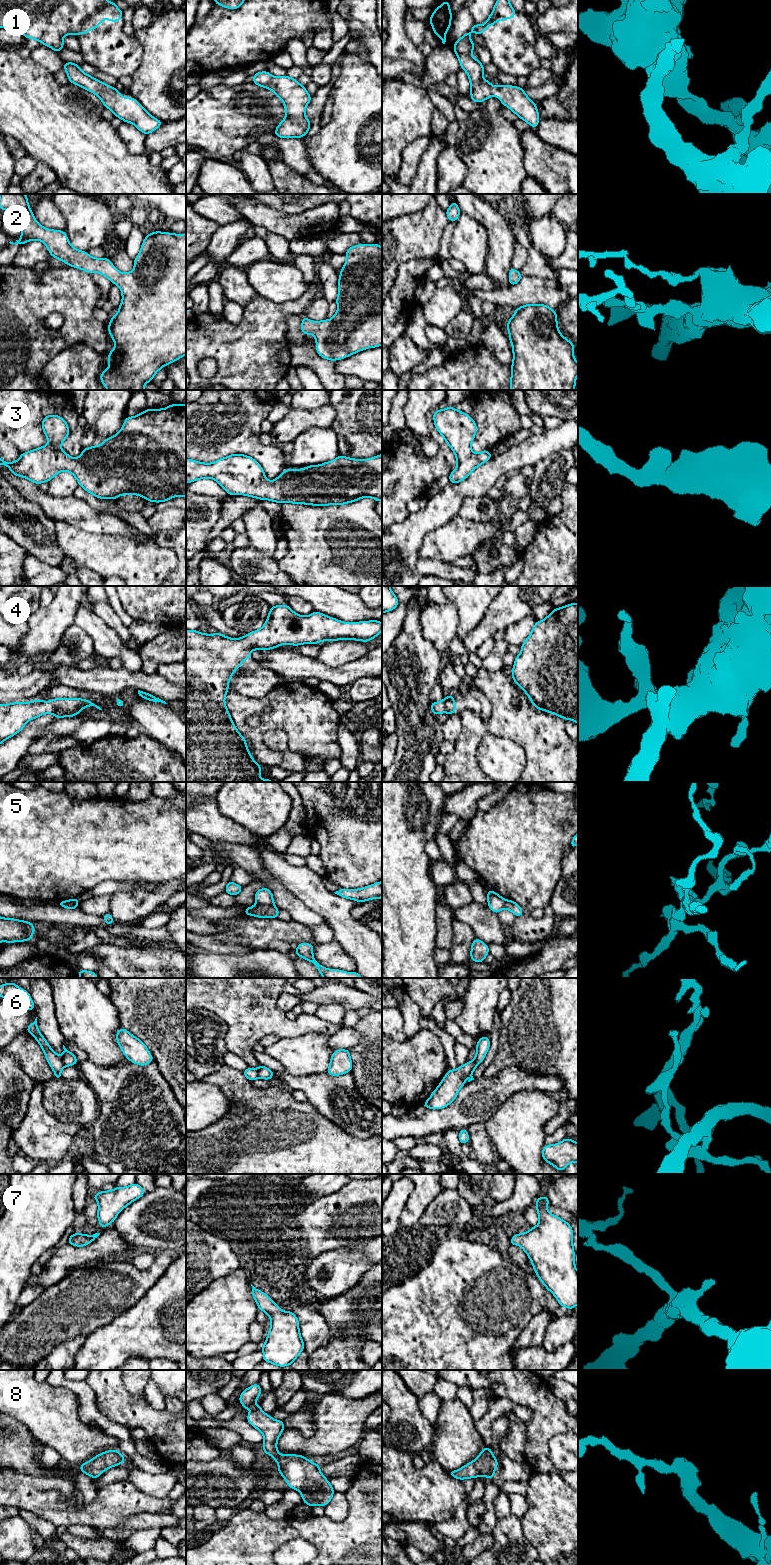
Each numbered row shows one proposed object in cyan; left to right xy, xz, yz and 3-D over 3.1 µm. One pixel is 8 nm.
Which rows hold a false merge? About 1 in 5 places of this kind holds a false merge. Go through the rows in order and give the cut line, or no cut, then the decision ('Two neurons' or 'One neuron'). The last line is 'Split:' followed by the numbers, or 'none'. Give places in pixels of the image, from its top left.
1: No split. One neuron
2: No split. One neuron
3: No split. One neuron
4: No split. One neuron
5: Split along xz (256, 903), (272, 905). Two neurons
6: Split along xy (60, 1057), (64, 1066). Two neurons
7: No split. One neuron
8: No split. One neuron
Split: 5, 6

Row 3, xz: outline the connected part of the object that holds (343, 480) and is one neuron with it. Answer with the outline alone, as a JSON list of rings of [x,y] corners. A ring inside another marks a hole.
[[[231,454],[213,463],[202,463],[186,459],[186,483],[210,478],[228,495],[245,495],[273,502],[306,505],[345,505],[361,498],[371,497],[382,500],[382,454],[369,459],[352,459],[339,455],[333,461],[305,468],[284,470],[275,480],[269,481],[261,465],[244,454]]]

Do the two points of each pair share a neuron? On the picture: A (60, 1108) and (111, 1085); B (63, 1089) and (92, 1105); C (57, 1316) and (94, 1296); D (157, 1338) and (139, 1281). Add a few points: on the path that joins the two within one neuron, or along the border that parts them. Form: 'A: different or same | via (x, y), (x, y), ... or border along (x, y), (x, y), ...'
A: different | border along (84, 1080), (94, 1092), (99, 1103), (98, 1116)
B: same | via (70, 1096), (79, 1105), (85, 1105)
C: same | via (66, 1309), (85, 1300)
D: different | border along (159, 1278), (135, 1303), (125, 1310)

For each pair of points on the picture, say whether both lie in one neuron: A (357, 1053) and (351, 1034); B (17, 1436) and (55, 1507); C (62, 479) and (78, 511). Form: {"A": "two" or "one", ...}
{"A": "two", "B": "two", "C": "two"}

